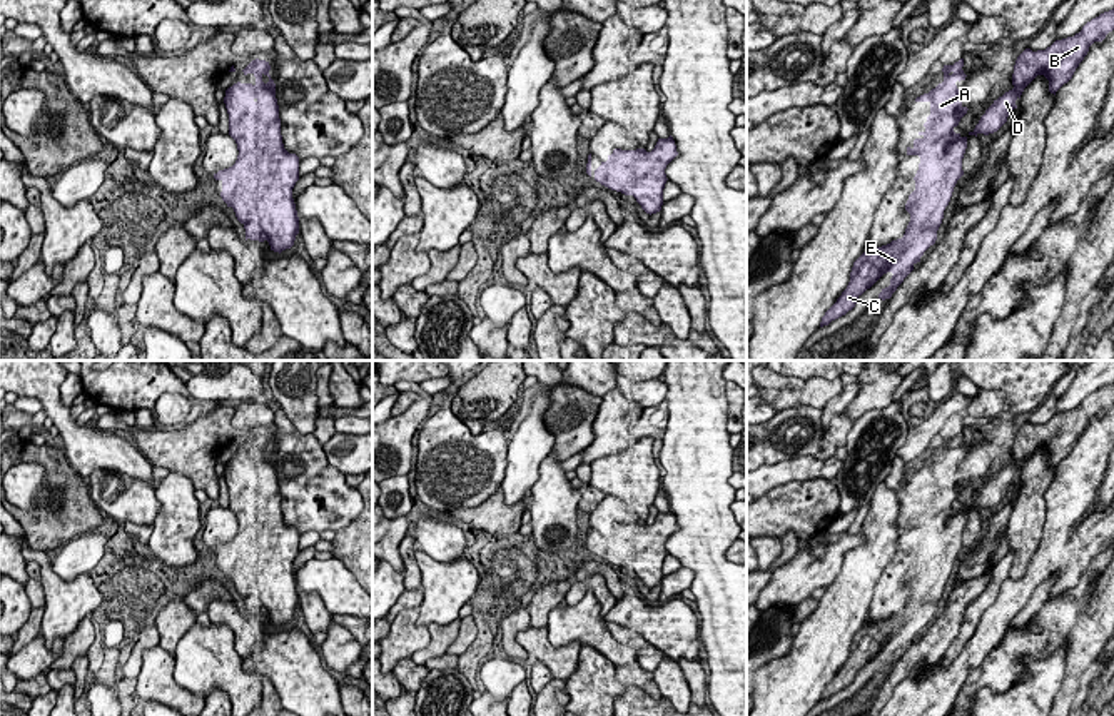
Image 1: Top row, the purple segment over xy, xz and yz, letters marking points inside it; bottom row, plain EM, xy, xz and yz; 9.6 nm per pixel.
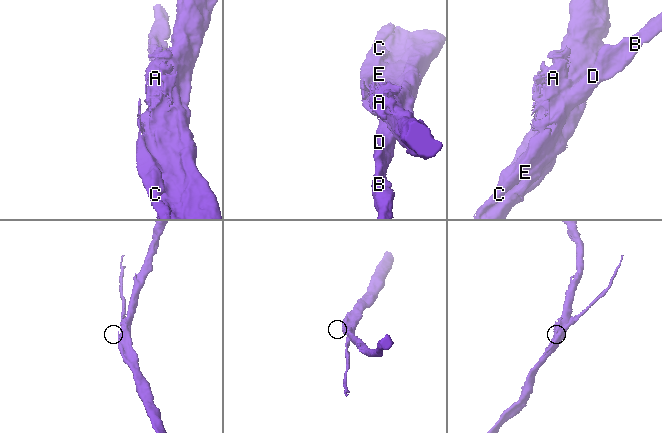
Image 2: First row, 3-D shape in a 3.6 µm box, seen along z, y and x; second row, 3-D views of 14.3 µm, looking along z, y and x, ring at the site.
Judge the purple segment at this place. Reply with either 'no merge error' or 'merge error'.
merge error

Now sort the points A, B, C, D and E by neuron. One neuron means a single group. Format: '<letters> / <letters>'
A E / B C D

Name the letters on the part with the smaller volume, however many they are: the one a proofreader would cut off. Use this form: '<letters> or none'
B, C, D

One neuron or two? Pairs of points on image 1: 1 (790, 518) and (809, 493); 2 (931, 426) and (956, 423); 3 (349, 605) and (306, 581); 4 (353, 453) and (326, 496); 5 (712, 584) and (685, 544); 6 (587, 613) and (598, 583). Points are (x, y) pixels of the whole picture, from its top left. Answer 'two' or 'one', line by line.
1: one
2: two
3: one
4: two
5: one
6: two

